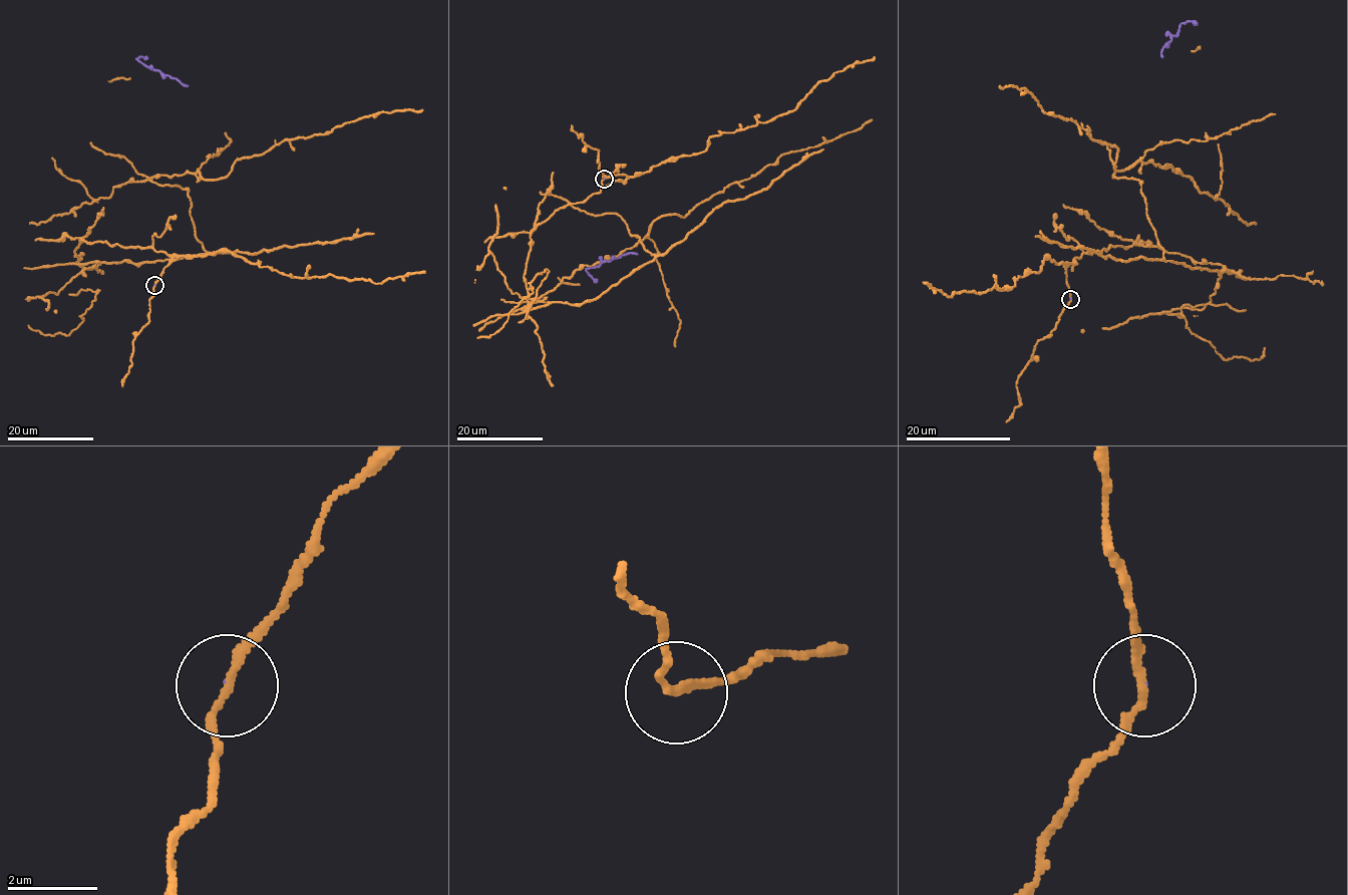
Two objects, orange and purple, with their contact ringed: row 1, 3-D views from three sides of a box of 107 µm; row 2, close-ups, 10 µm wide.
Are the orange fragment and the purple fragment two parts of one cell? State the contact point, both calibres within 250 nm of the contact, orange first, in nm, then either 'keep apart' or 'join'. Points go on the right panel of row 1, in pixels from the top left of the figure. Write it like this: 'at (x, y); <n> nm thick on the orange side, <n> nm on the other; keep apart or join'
at (1070, 299); 160 nm thick on the orange side, 40 nm on the other; keep apart

